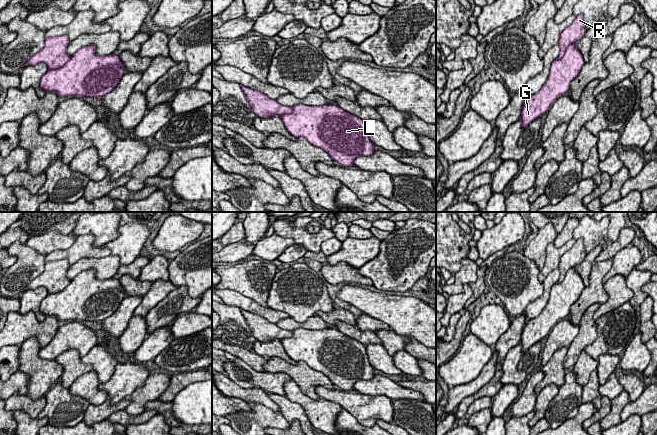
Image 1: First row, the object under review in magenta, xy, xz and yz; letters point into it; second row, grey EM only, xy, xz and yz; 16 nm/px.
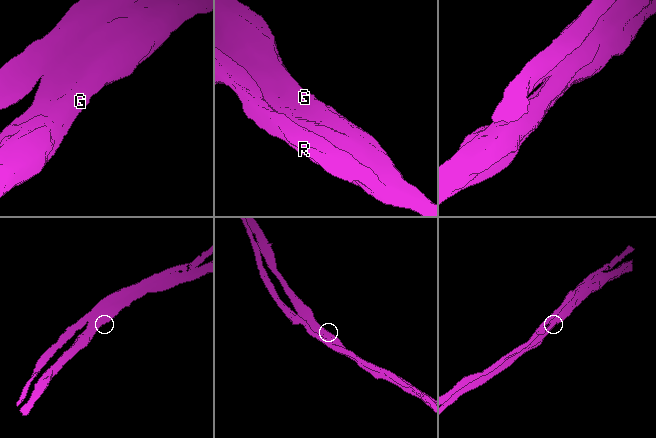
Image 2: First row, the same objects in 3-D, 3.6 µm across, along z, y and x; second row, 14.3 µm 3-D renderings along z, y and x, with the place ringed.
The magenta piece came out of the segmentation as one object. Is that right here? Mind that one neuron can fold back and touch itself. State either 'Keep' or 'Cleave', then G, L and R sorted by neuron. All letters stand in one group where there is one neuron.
Cleave. Groups: G L / R

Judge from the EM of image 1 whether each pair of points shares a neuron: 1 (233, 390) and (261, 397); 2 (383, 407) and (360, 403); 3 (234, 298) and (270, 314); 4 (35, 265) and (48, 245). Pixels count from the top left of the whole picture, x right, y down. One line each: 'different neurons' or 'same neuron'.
1: same neuron
2: same neuron
3: same neuron
4: different neurons

